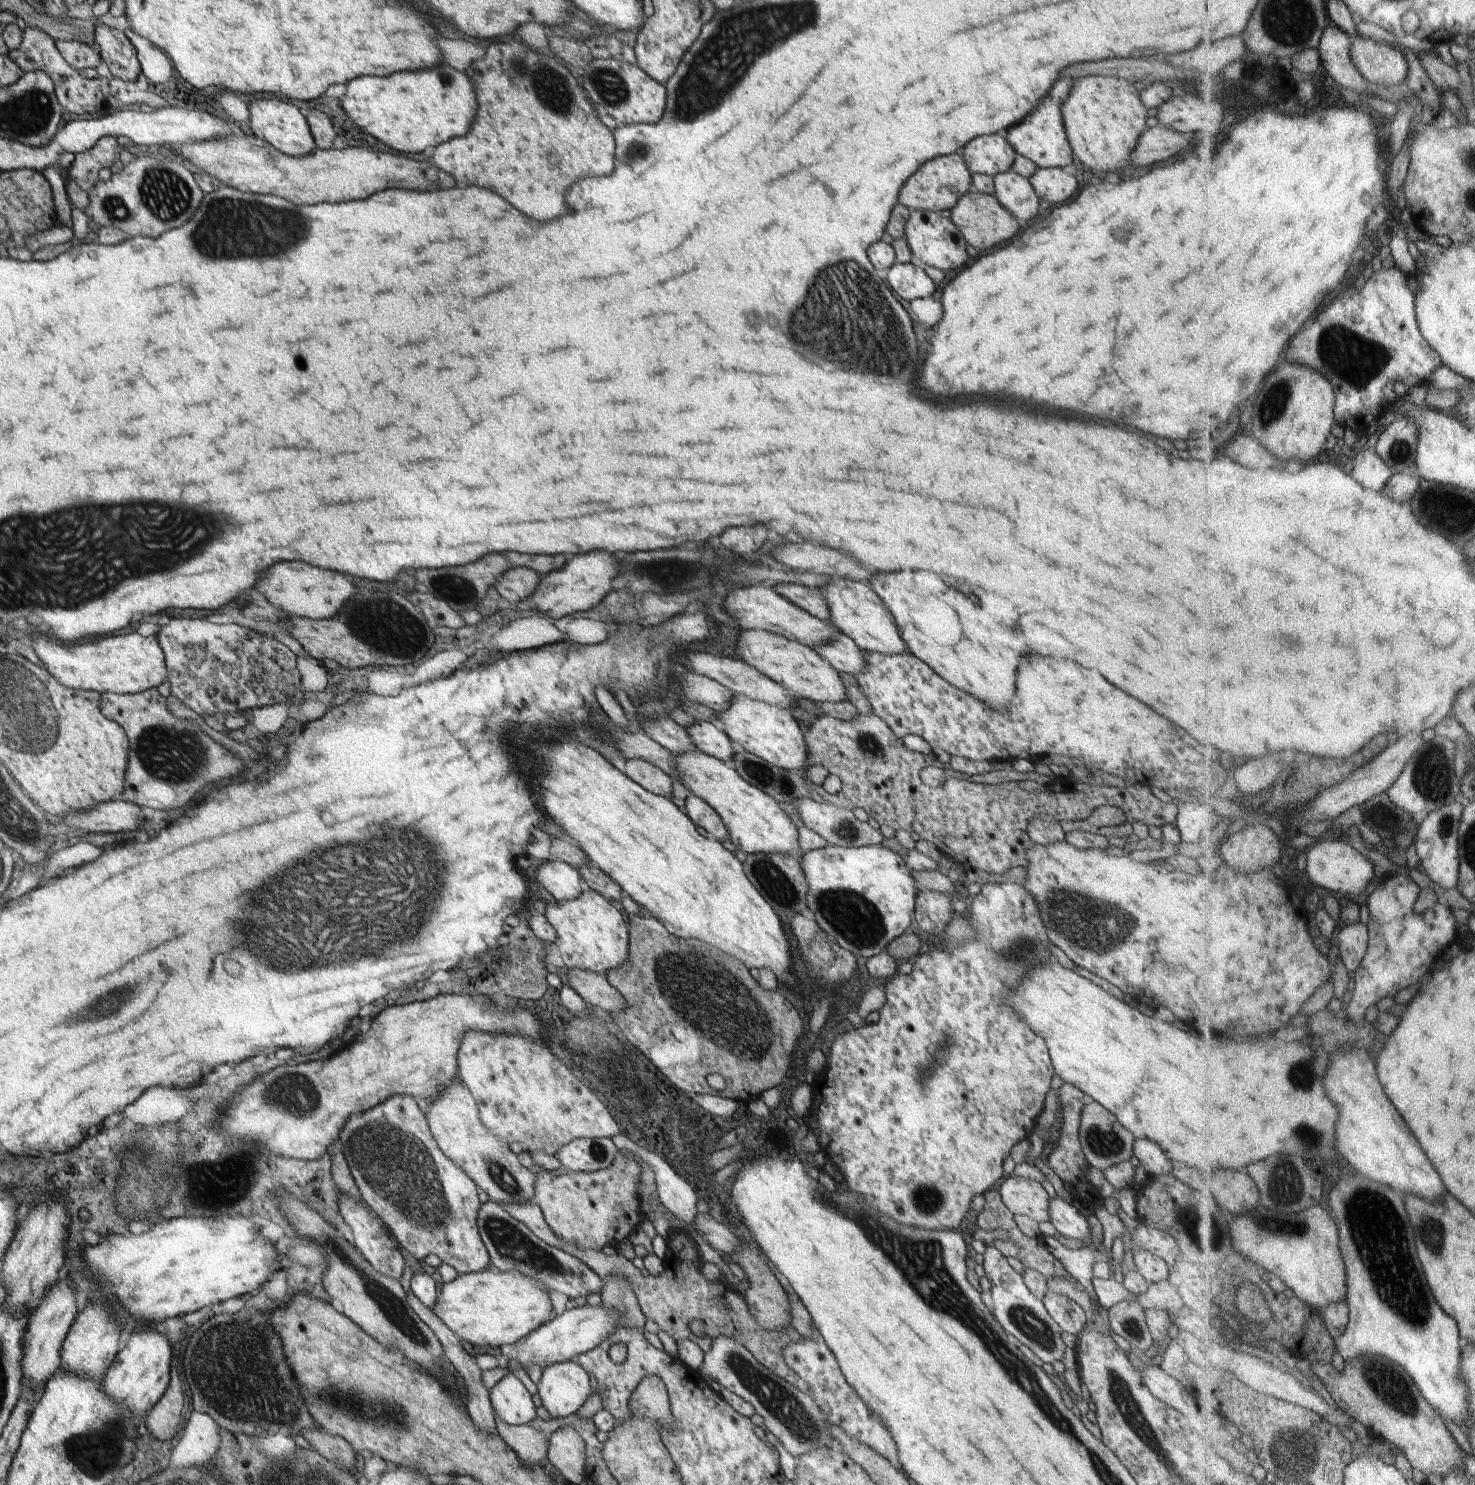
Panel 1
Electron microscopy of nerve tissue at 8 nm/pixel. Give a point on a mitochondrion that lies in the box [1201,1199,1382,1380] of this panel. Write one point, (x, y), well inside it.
(1297, 1226)

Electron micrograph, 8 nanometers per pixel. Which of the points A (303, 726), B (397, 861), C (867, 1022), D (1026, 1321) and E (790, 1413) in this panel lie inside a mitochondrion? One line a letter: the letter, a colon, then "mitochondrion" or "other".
A: other
B: mitochondrion
C: other
D: mitochondrion
E: mitochondrion

